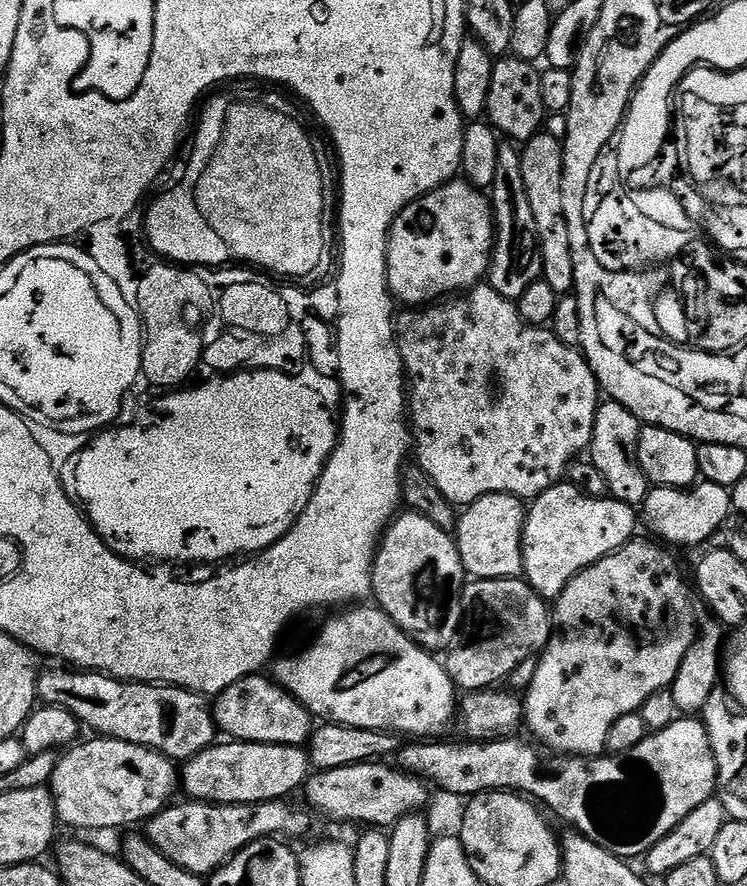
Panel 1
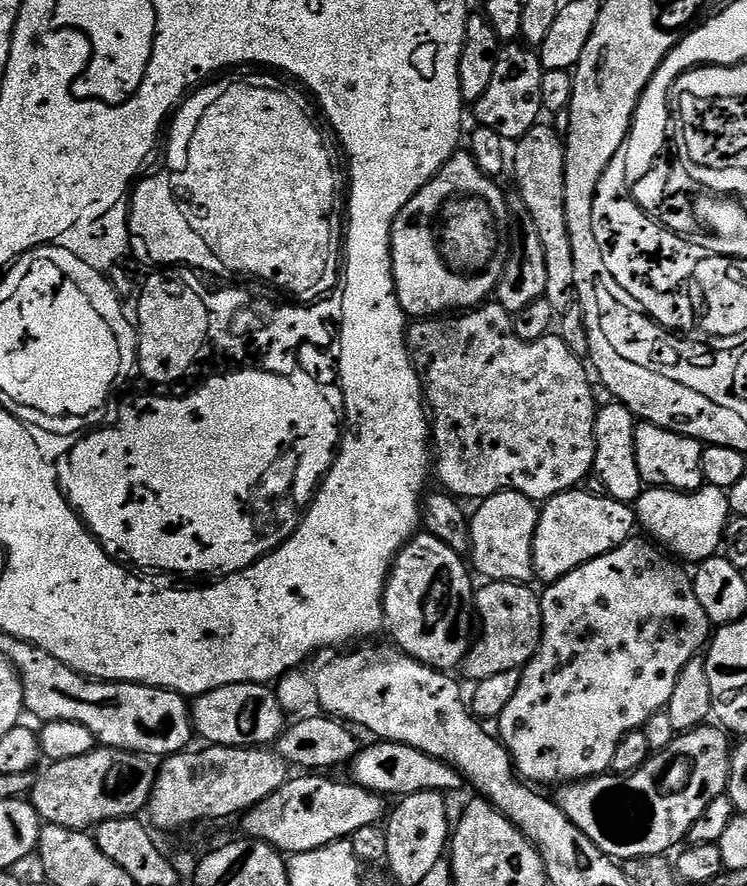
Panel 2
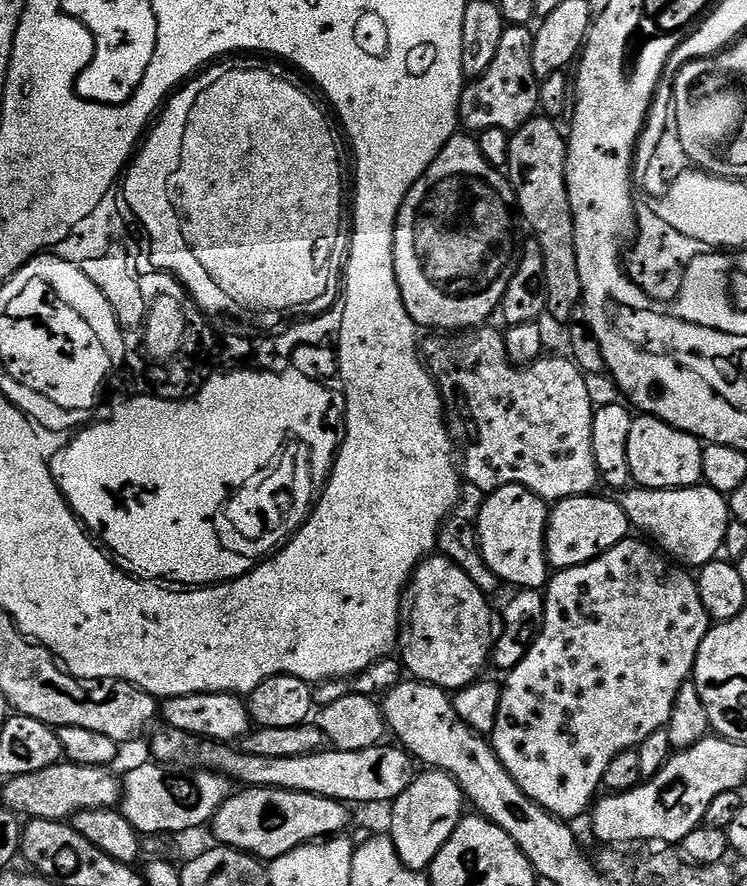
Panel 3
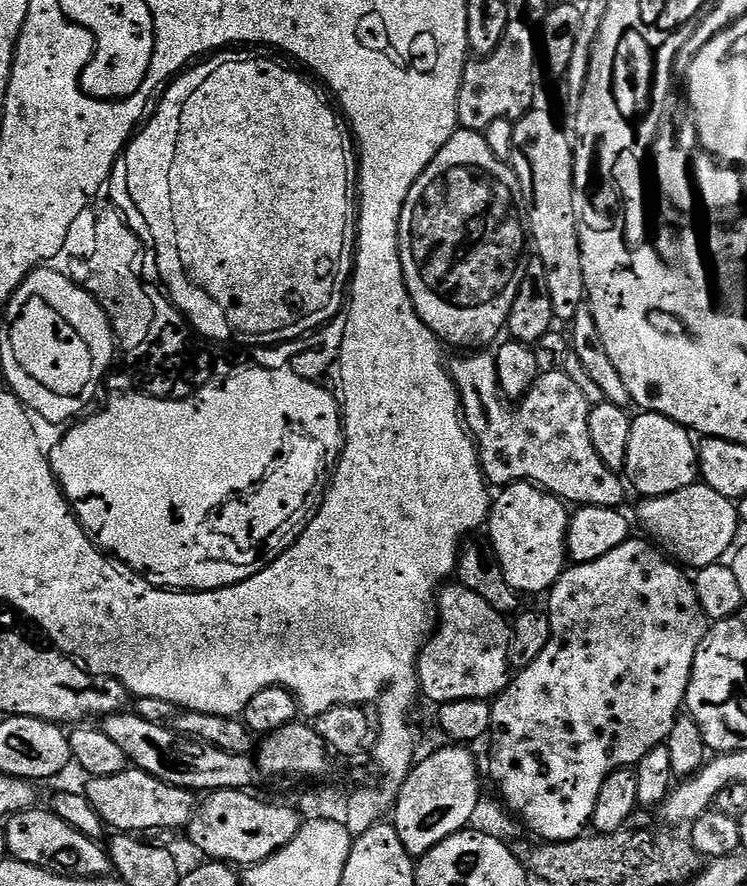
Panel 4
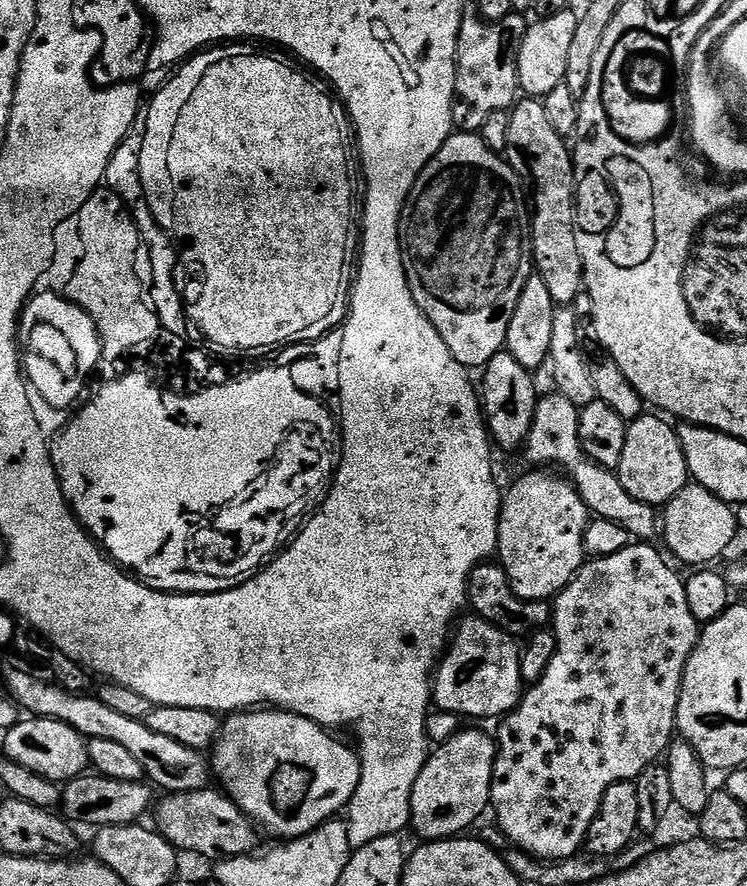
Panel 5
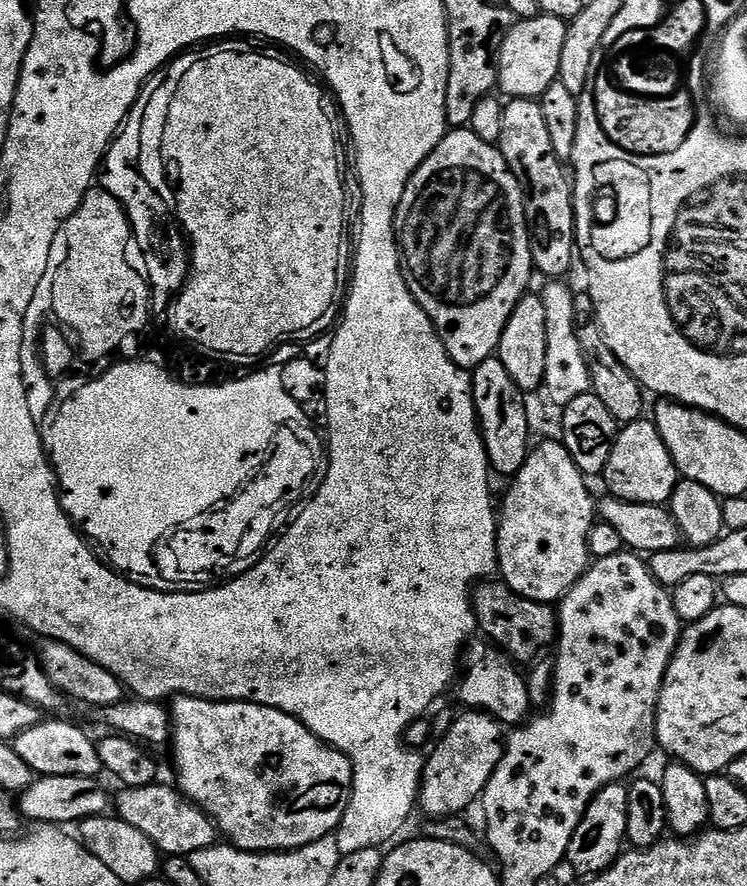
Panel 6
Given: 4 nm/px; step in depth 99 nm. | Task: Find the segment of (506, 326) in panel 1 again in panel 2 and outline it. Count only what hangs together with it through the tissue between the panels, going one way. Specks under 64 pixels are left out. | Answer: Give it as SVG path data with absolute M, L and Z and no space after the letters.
M485 302L455 318L420 318L416 324L407 329L406 339L408 353L424 386L424 399L430 413L430 440L434 445L434 476L441 480L443 487L451 495L463 498L465 501L479 502L485 496L495 492L521 492L526 498L543 502L563 492L570 492L581 487L587 476L593 475L596 467L596 439L594 438L594 422L598 405L592 393L593 381L588 380L589 369L585 361L575 356L562 342L559 335L549 334L540 340L523 340L516 336L512 325L513 313L507 312L501 304Z

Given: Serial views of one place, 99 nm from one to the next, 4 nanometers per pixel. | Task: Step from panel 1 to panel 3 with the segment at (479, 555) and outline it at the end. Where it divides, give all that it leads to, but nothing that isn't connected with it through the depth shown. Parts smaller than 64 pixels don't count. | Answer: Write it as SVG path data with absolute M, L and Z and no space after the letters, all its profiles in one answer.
M517 484L487 493L483 500L480 517L475 517L474 523L485 566L505 585L517 584L520 590L543 589L550 579L546 554L549 505L538 494Z

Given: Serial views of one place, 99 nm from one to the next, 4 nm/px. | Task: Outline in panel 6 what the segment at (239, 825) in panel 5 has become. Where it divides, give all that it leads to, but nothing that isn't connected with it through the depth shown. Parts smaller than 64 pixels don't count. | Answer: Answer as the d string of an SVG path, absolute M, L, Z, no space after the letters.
M163 782L147 784L141 788L124 788L114 796L114 812L150 838L160 854L165 857L190 857L194 850L206 850L217 843L218 829L197 804L192 803L183 792L175 787L167 788Z

